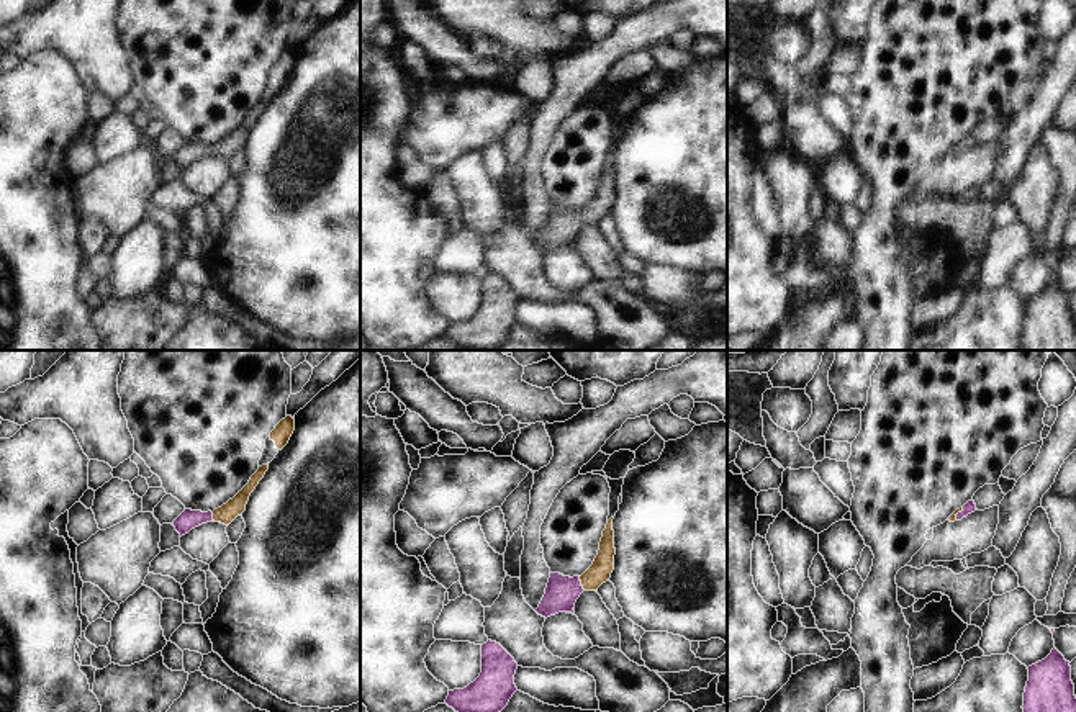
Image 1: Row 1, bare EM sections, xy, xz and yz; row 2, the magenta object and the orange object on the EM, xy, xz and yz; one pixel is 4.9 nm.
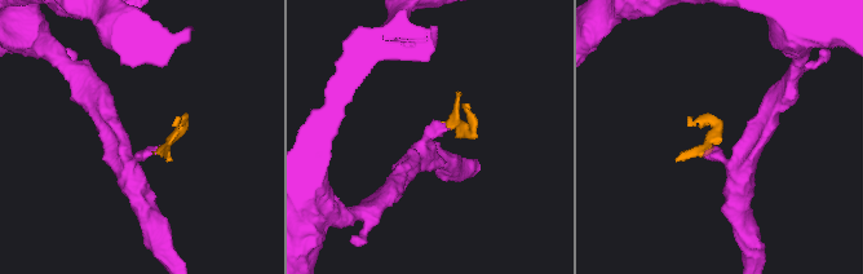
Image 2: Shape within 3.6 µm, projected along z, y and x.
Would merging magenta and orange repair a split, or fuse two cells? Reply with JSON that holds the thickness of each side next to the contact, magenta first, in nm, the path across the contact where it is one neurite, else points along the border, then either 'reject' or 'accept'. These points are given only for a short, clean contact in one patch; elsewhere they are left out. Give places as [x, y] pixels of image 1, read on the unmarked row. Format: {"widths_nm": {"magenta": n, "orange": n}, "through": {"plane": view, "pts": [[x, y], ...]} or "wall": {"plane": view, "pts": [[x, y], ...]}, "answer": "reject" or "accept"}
{"widths_nm": {"magenta": 160, "orange": 110}, "through": {"plane": "xz", "pts": [[562, 225], [580, 216], [592, 213], [600, 205]]}, "answer": "accept"}

